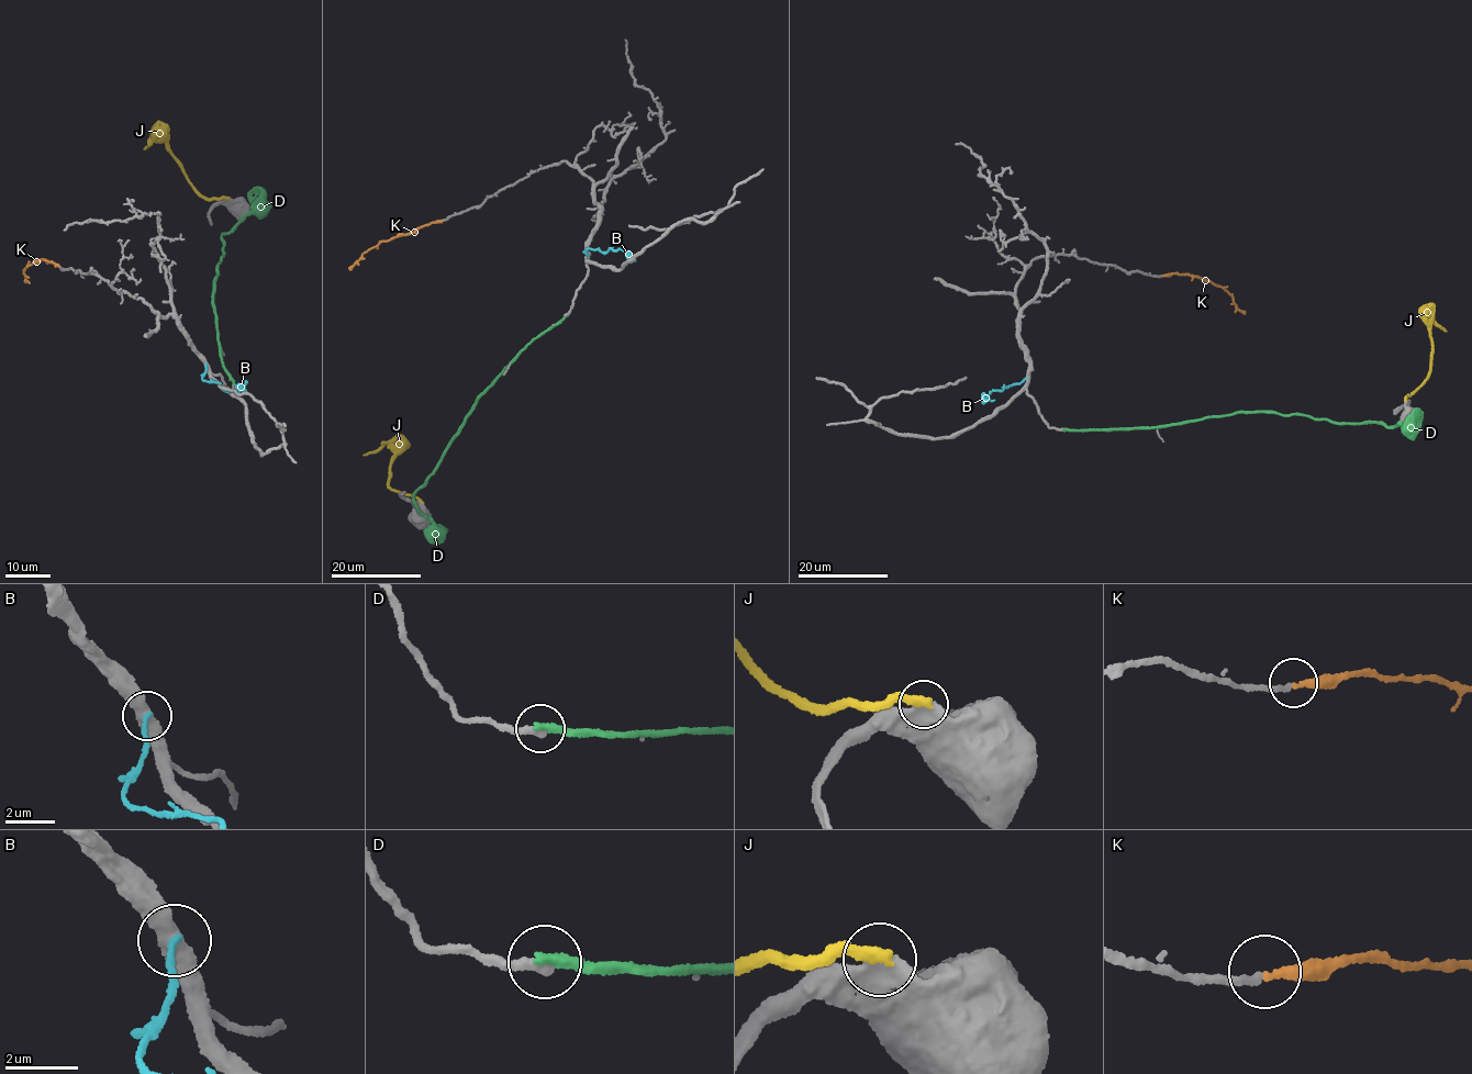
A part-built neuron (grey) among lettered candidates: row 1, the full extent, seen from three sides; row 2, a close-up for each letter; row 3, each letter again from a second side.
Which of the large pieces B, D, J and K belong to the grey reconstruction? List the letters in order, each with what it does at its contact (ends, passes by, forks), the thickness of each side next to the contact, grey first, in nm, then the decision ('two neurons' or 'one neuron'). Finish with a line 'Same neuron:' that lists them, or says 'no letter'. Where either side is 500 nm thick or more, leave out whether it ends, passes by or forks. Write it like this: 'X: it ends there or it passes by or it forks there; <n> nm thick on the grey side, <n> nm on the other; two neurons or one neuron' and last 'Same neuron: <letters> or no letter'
B: 500 nm thick on the grey side, 200 nm on the other; two neurons
D: it ends there; 320 nm thick on the grey side, 280 nm on the other; two neurons
J: 550 nm thick on the grey side, 320 nm on the other; two neurons
K: it ends there; 200 nm thick on the grey side, 240 nm on the other; one neuron
Same neuron: K

